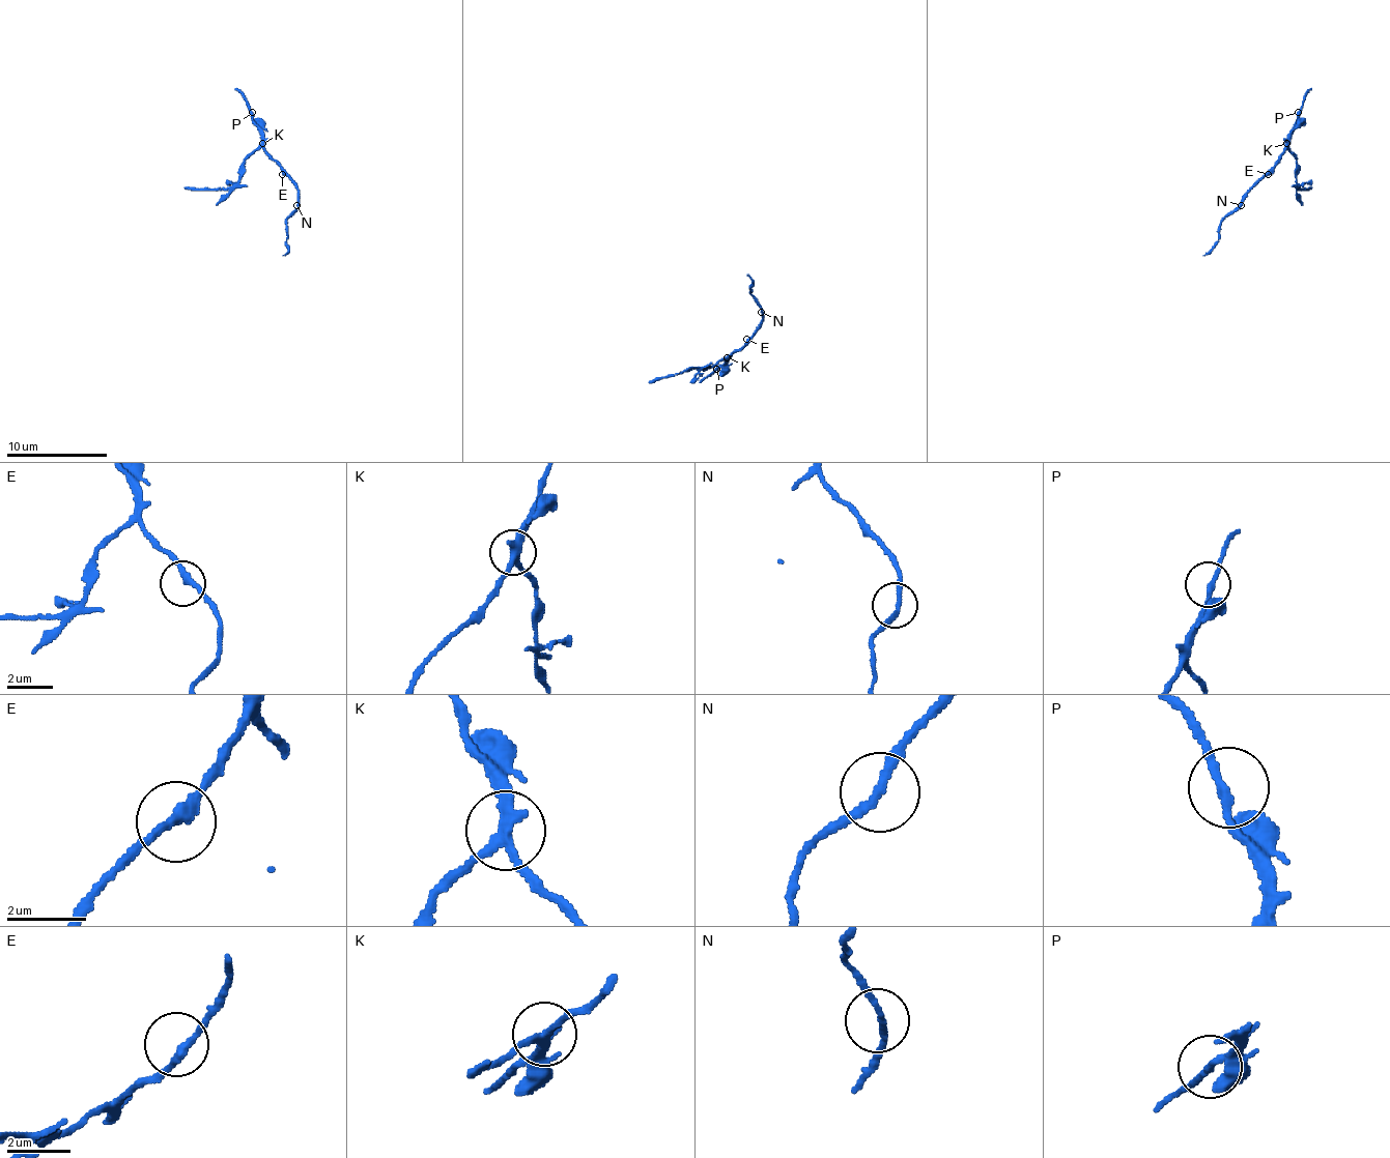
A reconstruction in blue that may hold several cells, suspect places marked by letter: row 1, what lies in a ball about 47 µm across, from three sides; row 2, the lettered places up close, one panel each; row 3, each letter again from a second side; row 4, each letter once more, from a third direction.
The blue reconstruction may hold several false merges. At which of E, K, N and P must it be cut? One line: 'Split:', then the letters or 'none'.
Split: K

